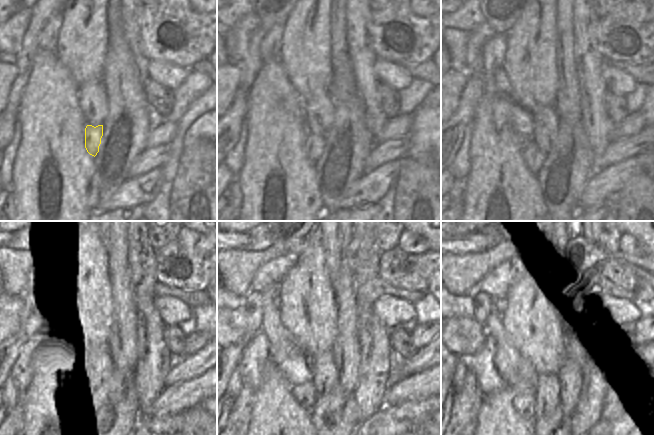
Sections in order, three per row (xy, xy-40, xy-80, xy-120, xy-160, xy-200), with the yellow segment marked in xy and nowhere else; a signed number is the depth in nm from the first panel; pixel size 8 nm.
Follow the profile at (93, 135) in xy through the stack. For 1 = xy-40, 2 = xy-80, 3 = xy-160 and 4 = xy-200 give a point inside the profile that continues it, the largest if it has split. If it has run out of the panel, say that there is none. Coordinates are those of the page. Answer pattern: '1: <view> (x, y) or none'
1: xy-40 (314, 145)
2: xy-80 (533, 157)
3: xy-160 (304, 394)
4: xy-200 (524, 403)

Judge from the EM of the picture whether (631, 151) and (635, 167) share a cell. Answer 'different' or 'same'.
different

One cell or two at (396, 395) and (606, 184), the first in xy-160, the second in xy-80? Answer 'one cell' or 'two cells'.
one cell

